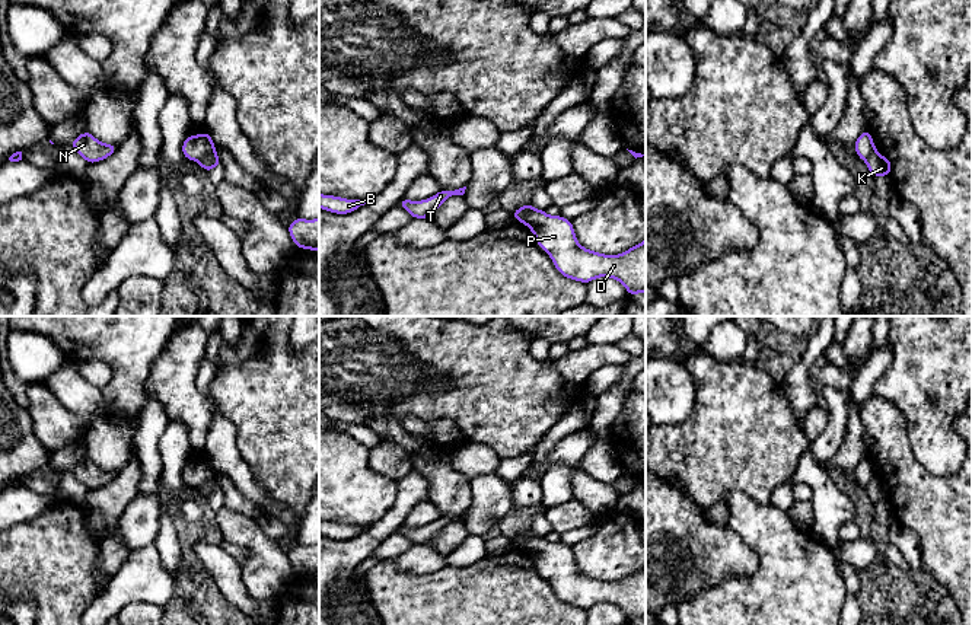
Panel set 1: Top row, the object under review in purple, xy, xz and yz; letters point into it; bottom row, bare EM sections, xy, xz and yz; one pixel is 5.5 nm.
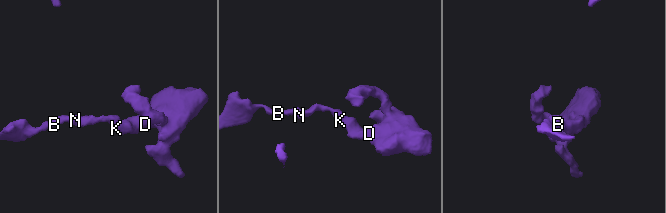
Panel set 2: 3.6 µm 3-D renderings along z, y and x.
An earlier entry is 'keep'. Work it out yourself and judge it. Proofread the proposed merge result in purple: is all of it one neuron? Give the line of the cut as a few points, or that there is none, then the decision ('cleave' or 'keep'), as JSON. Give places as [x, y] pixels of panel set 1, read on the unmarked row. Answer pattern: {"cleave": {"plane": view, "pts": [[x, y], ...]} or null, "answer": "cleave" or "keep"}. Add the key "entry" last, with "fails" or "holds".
{"cleave": {"plane": "xy", "pts": [[214, 477], [197, 487]]}, "answer": "cleave", "entry": "fails"}

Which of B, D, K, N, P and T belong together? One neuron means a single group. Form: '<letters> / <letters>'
B N T / D K P

